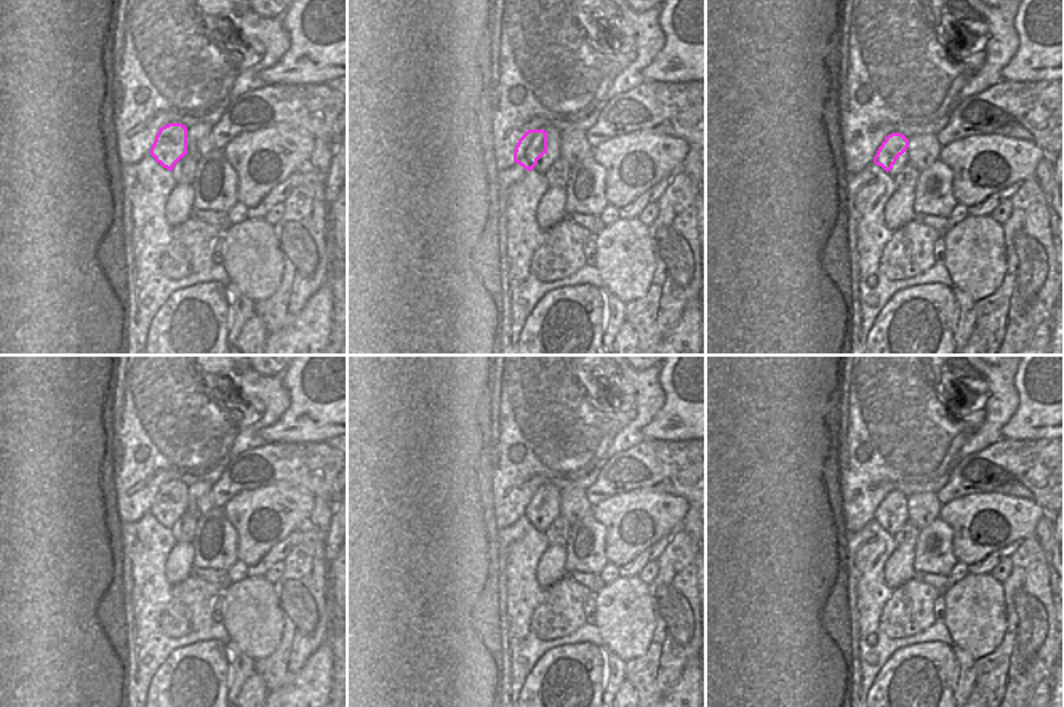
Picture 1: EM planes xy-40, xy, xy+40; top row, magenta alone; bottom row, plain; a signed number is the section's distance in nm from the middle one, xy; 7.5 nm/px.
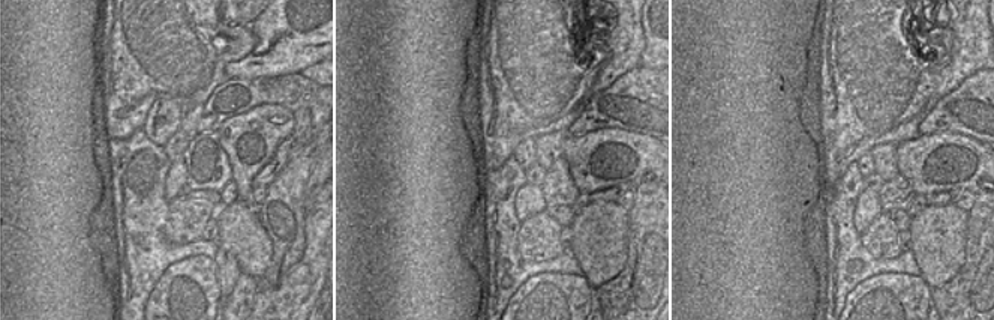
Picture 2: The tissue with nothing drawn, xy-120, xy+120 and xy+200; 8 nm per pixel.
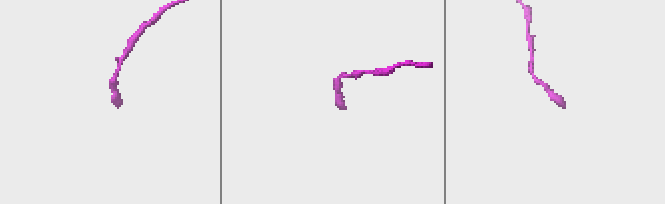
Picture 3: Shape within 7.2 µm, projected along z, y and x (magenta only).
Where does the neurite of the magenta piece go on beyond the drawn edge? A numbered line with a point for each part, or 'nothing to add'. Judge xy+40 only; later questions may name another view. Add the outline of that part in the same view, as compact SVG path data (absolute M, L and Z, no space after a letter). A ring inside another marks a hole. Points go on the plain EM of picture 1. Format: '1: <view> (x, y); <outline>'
1: xy+40 (904, 523); M906 509L902 513L898 515L893 526L888 529L890 534L901 533L906 536L906 541L899 544L899 547L914 547L917 544L917 534L918 534L918 523L915 518L909 513L909 509Z

